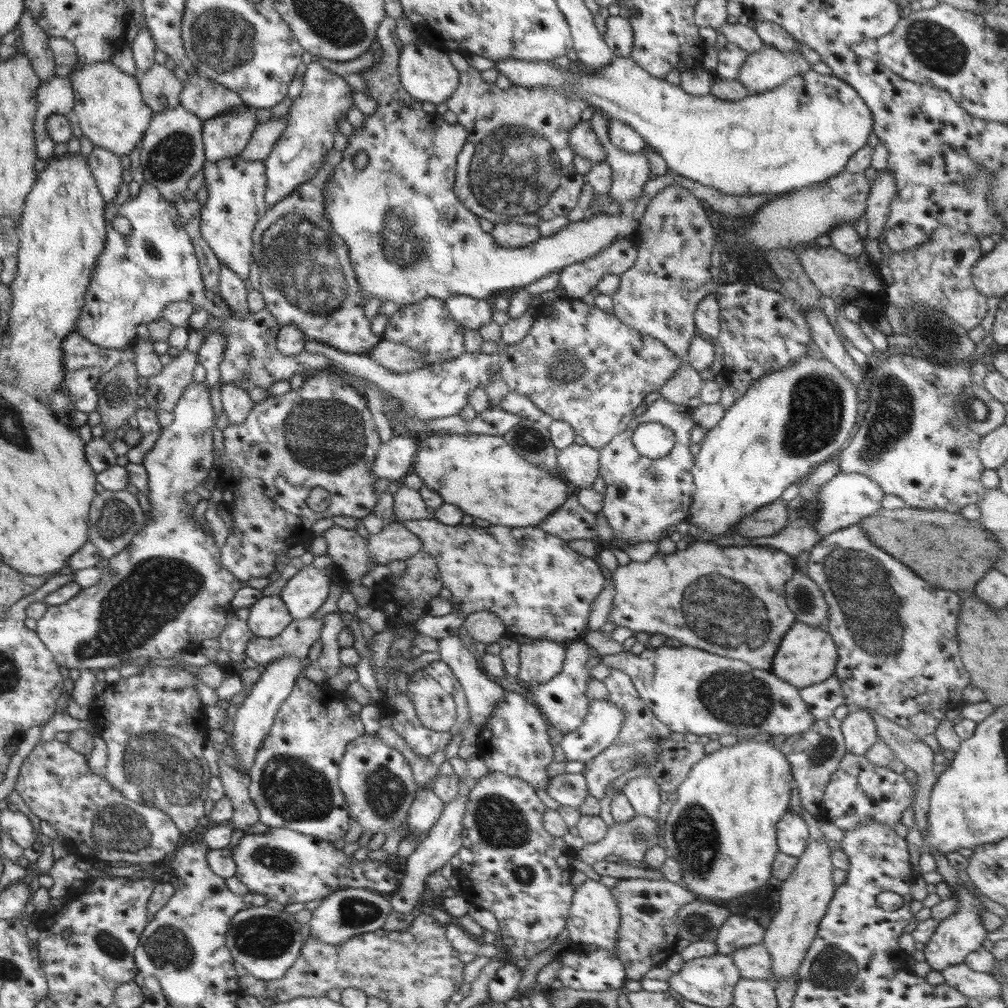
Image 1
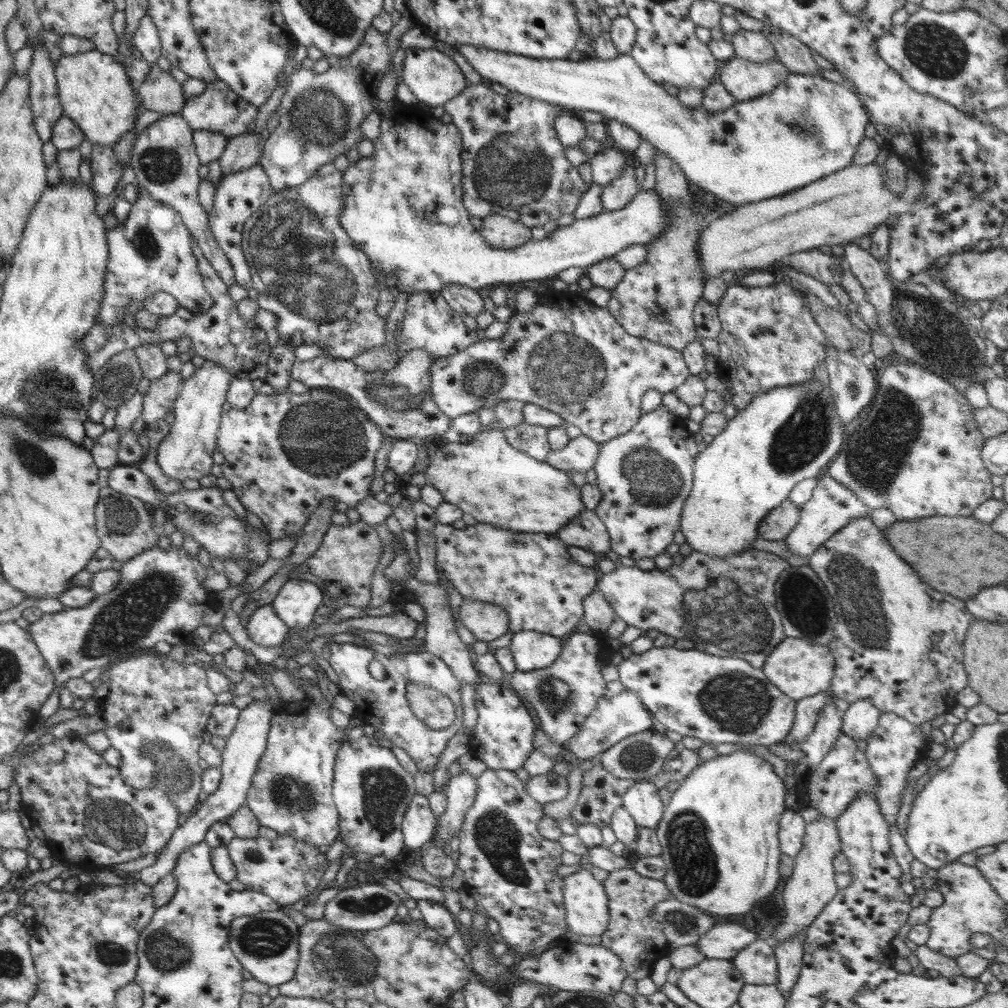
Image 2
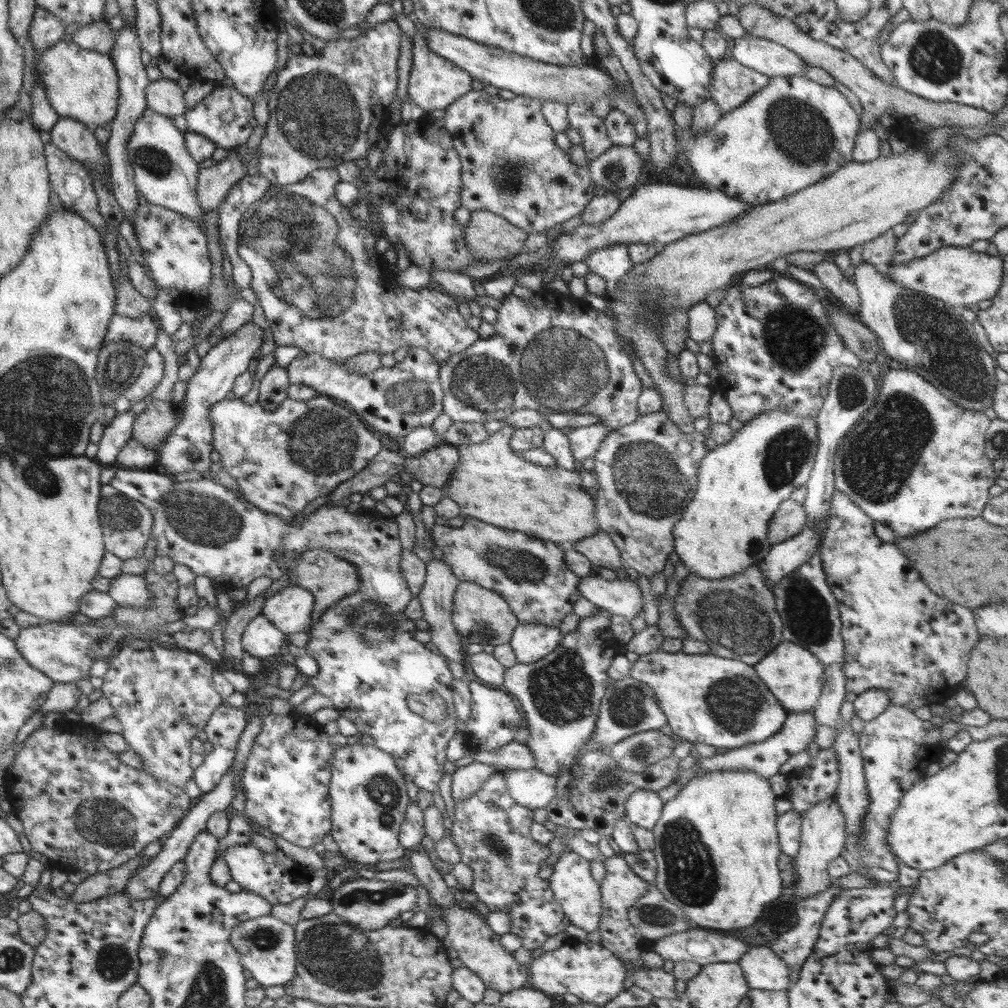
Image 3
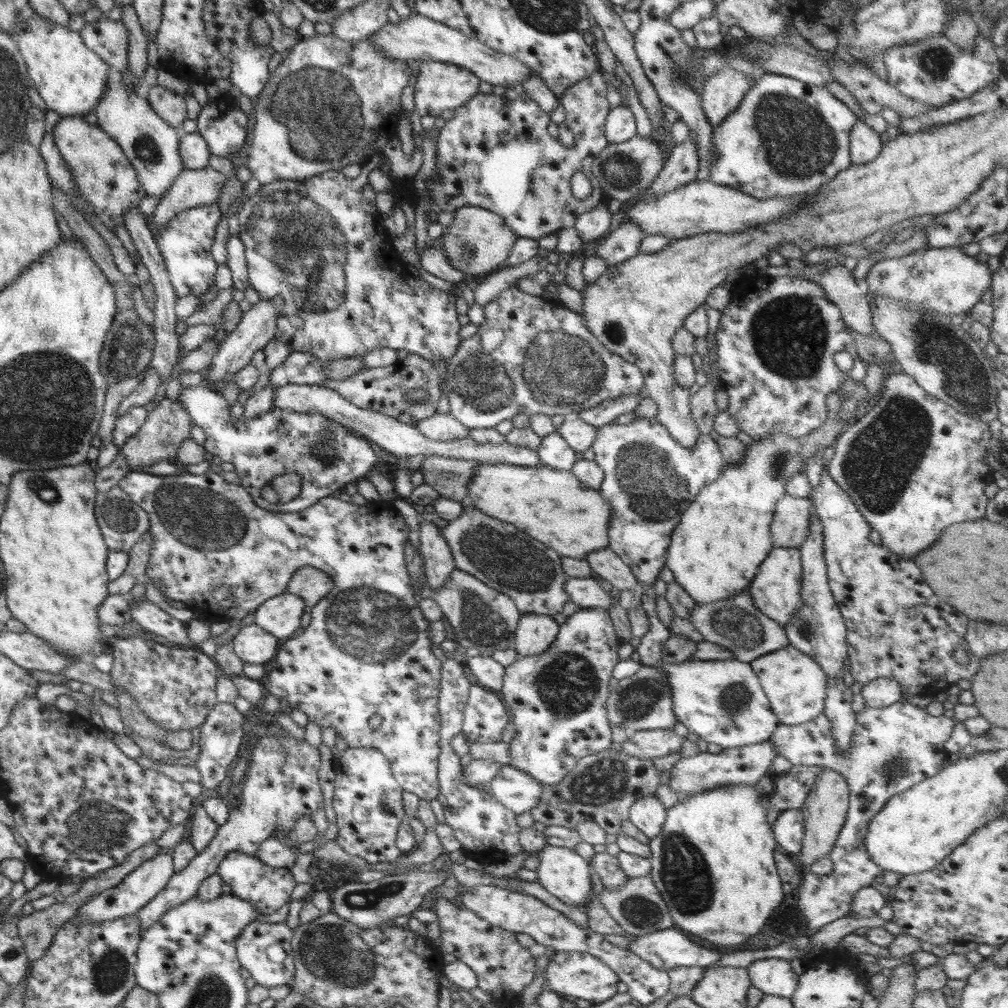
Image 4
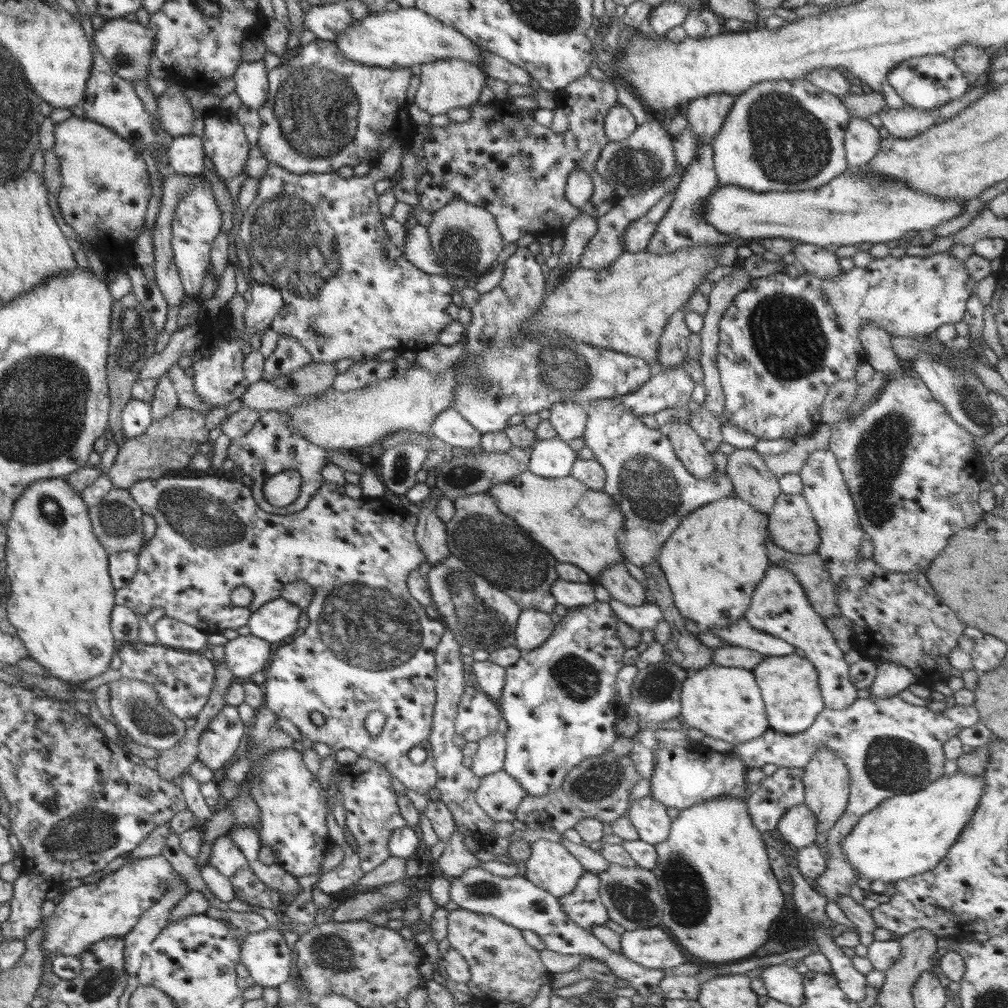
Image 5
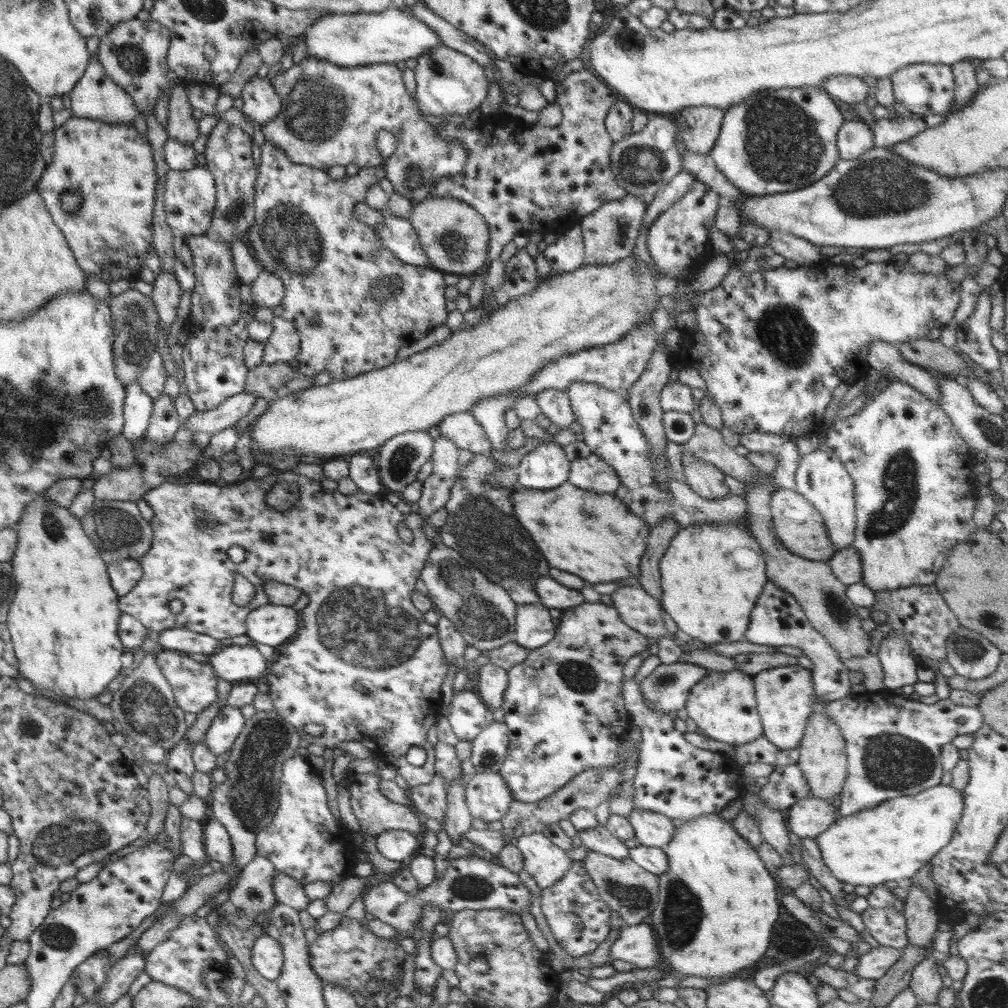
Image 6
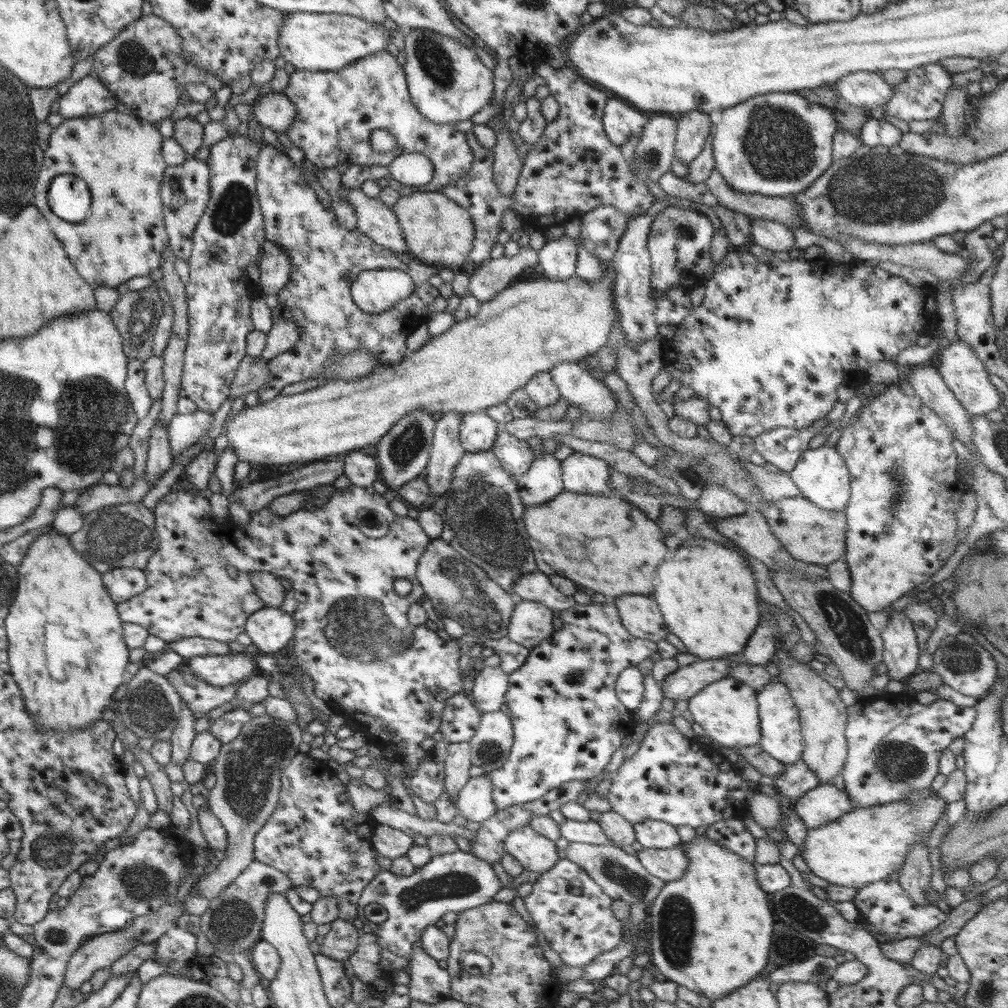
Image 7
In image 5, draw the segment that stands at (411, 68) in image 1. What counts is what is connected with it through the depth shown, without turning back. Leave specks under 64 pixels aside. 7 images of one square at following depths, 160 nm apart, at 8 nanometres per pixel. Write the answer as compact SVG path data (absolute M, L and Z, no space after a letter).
M457 58L427 62L421 66L420 84L414 96L414 104L430 115L444 114L450 108L467 108L478 101L485 77L481 67Z

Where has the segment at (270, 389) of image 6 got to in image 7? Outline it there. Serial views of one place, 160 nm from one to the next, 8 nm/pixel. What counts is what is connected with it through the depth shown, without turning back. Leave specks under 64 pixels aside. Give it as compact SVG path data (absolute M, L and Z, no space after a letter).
M247 354L239 364L236 376L230 385L230 399L244 396L246 393L254 393L262 388L271 377L267 361L260 356Z

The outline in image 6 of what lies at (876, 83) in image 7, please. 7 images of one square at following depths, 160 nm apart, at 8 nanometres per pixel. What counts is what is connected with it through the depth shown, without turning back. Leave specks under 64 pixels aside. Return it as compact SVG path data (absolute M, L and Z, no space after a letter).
M832 75L825 78L822 87L829 96L850 104L870 96L870 88L859 76Z

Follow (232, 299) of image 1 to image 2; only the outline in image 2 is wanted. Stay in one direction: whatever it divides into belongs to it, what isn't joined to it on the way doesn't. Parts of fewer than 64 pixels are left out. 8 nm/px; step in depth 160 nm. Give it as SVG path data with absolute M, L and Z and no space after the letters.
M180 113L161 115L160 119L142 131L135 140L129 165L132 167L140 187L145 189L151 198L154 198L154 201L178 211L182 224L197 241L202 254L220 275L224 284L227 287L233 284L235 269L223 253L218 241L214 239L214 235L210 231L209 214L199 202L198 188L202 182L199 176L201 165L196 156L193 130L180 116Z

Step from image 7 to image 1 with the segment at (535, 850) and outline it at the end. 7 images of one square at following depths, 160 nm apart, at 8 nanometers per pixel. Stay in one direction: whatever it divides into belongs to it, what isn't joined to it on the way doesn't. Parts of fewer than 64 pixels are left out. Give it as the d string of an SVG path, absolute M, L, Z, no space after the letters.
M587 879L584 883L575 888L575 893L570 907L570 917L566 922L569 939L574 943L596 944L598 948L616 952L618 942L618 927L620 927L620 913L615 898L600 881Z

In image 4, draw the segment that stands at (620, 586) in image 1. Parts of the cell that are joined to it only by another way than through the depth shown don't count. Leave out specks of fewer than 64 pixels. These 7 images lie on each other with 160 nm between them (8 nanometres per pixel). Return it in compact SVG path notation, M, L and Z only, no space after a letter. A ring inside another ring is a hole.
M592 576L586 578L567 577L565 591L569 594L569 600L580 609L602 608L607 610L617 600L614 600L610 592L605 591L599 584L599 579ZM749 589L727 599L696 605L689 616L694 628L702 634L704 641L712 642L734 653L735 660L750 663L764 654L776 652L790 646L785 628L768 618L755 604Z

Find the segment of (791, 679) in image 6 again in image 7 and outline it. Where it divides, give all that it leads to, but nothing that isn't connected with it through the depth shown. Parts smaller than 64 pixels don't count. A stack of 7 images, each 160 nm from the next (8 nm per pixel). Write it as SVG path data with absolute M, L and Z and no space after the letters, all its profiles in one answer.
M774 677L774 680L770 682L770 686L764 686L760 692L757 692L757 702L762 735L759 745L772 758L784 764L800 760L804 750L804 743L799 720L799 710L794 704L794 700L790 698L790 692L784 686L784 682L780 682L780 678Z

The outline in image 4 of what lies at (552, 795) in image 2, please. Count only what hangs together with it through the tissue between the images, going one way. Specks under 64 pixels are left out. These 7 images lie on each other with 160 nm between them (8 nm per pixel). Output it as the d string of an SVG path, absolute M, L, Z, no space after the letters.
M502 765L487 789L502 806L515 815L532 810L542 796L542 786L512 765Z

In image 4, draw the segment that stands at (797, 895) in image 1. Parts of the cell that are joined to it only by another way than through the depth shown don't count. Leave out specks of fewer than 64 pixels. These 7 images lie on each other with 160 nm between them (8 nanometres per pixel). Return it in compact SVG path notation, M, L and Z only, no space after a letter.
M823 767L822 773L816 777L814 787L806 797L804 804L799 808L805 822L805 833L802 839L802 848L799 852L803 870L817 862L823 856L829 856L838 840L840 829L844 826L849 807L849 787L842 775L830 768Z

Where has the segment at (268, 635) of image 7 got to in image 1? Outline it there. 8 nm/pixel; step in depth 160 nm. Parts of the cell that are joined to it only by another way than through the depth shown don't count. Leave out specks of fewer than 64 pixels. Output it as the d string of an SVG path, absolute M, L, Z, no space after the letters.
M304 565L297 574L292 576L283 587L279 597L286 605L288 612L292 615L293 620L302 620L312 617L312 614L318 610L330 592L330 584L332 582L331 575L322 573L314 565Z

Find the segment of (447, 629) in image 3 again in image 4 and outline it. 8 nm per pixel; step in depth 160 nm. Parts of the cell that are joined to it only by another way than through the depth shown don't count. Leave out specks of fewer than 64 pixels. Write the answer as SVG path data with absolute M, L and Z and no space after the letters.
M420 520L419 553L423 558L423 573L425 581L433 590L438 590L446 584L450 573L455 569L455 560L441 535L441 528L429 521Z

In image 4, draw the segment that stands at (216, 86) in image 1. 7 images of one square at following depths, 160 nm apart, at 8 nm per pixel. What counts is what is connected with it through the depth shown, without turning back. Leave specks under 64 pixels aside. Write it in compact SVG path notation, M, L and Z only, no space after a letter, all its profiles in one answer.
M211 97L196 119L196 132L207 142L210 154L237 156L245 142L248 119L234 98Z

